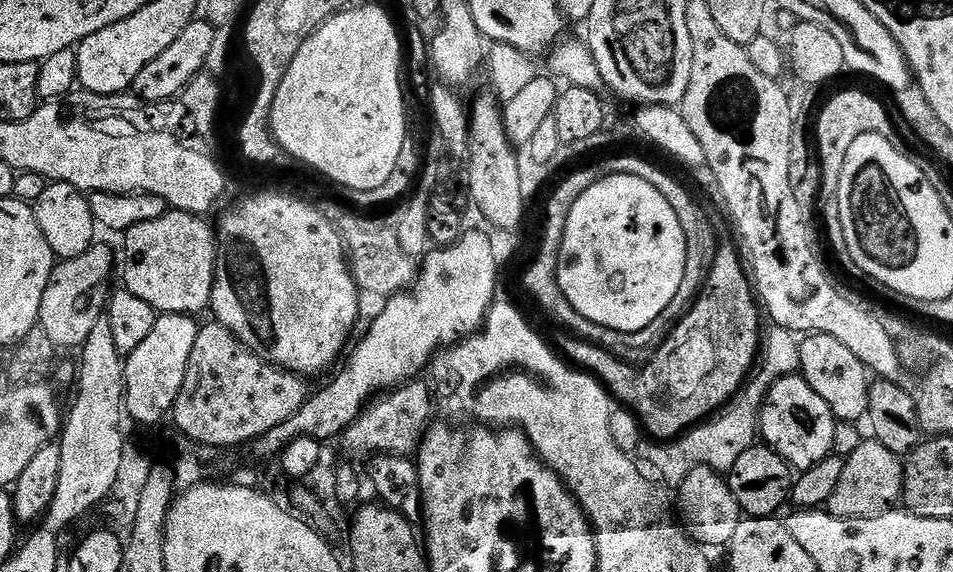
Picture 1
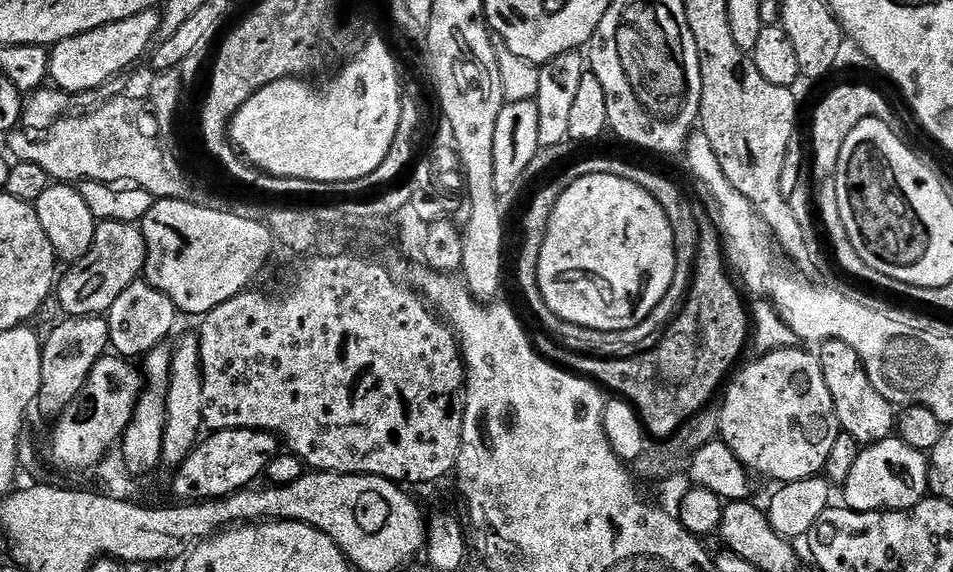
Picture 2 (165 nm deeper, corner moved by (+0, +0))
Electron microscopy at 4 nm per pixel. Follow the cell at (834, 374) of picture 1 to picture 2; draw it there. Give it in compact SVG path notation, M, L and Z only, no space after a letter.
M825 340L819 348L818 359L822 378L826 378L830 398L834 398L834 410L841 429L849 432L862 446L889 439L897 431L897 409L874 389L874 382L870 382L858 353L841 340Z

